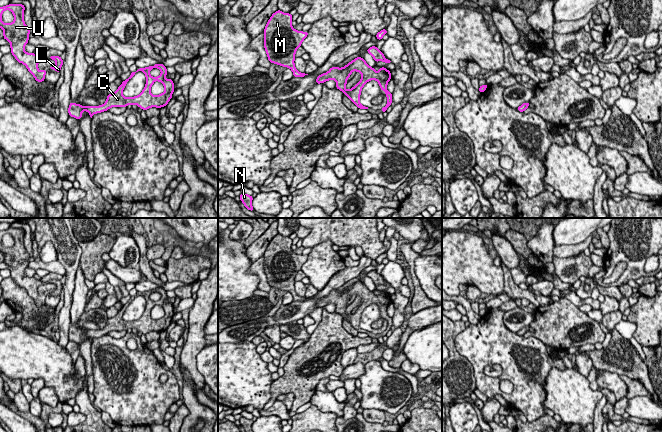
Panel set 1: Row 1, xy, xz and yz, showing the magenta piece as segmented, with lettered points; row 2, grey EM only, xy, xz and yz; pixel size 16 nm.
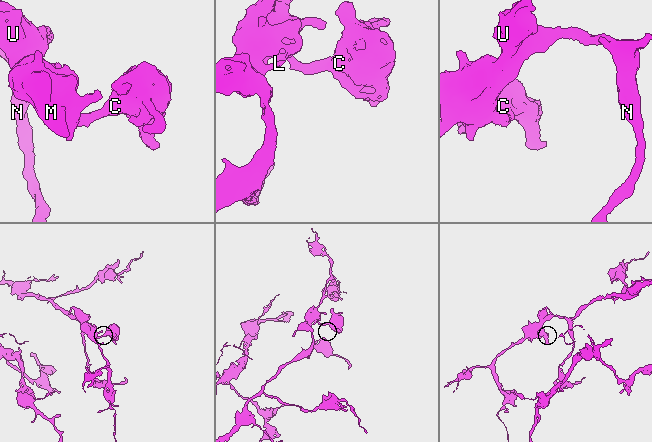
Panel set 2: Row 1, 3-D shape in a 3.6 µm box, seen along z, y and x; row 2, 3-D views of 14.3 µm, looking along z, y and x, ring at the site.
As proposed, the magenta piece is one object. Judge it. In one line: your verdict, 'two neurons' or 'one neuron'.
one neuron

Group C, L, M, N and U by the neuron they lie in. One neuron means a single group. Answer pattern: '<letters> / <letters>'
C L M N U

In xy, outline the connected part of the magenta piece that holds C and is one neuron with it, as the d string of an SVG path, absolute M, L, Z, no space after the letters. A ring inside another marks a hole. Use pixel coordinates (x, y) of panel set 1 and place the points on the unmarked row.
M157 287L154 290L139 292L136 296L132 296L129 302L123 305L114 317L108 318L106 326L103 329L83 331L81 328L71 326L68 332L69 340L79 344L82 342L82 336L87 335L92 342L94 338L107 335L111 331L126 331L127 329L132 328L137 329L142 334L147 334L151 331L165 331L172 322L172 317L175 314L173 304L165 302L165 300L168 298L166 290L164 288ZM153 292L158 292L161 294L161 298L158 301L152 301L150 299L150 294ZM138 295L142 295L146 300L146 309L144 313L138 320L124 321L122 316L127 306ZM155 305L162 306L164 309L165 315L160 319L151 318L151 310Z

